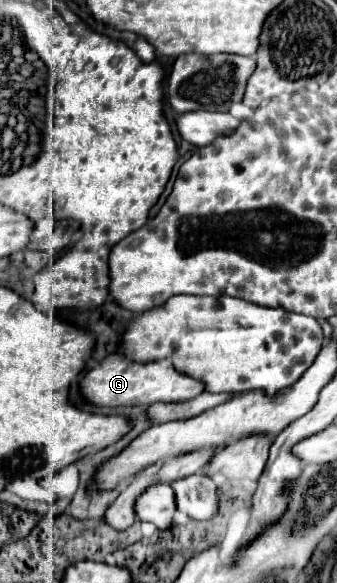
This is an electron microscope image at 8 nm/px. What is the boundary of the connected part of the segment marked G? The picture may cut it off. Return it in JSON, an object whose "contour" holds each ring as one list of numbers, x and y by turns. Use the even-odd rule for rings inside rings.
{"contour":[[110,354,106,356,96,368,92,368,80,382,82,394,86,396,86,400,90,400,96,406,150,406,154,402,184,402,190,398,196,398,198,394,204,392,204,382,200,382,198,378,188,378,186,374,178,374,178,370,164,360,156,360,156,362,132,362,128,356,120,354]]}

